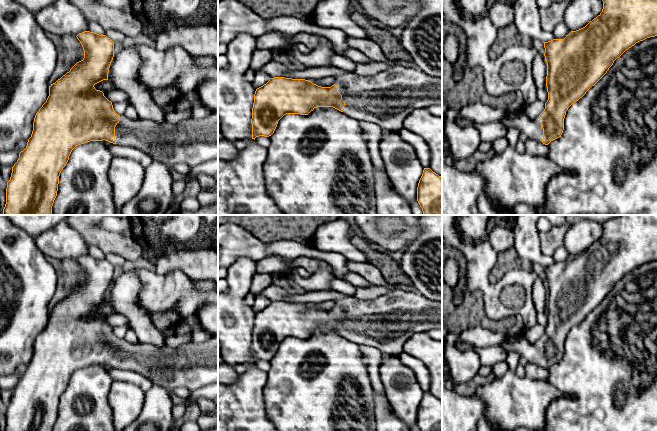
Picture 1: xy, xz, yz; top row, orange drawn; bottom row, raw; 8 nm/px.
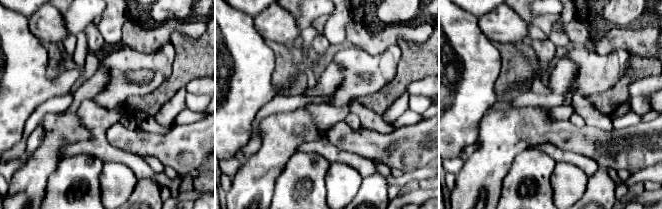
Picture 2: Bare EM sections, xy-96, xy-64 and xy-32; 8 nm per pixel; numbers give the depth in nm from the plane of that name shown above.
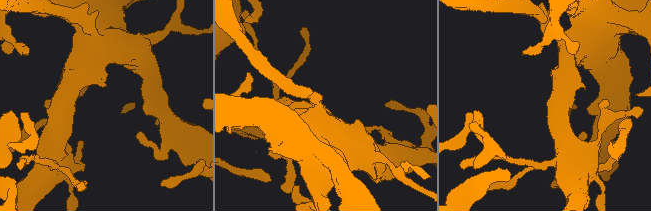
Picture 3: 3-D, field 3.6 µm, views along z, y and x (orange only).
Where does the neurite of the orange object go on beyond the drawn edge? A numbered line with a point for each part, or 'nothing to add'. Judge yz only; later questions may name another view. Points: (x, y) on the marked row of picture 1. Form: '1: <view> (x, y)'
1: yz (532, 128)

